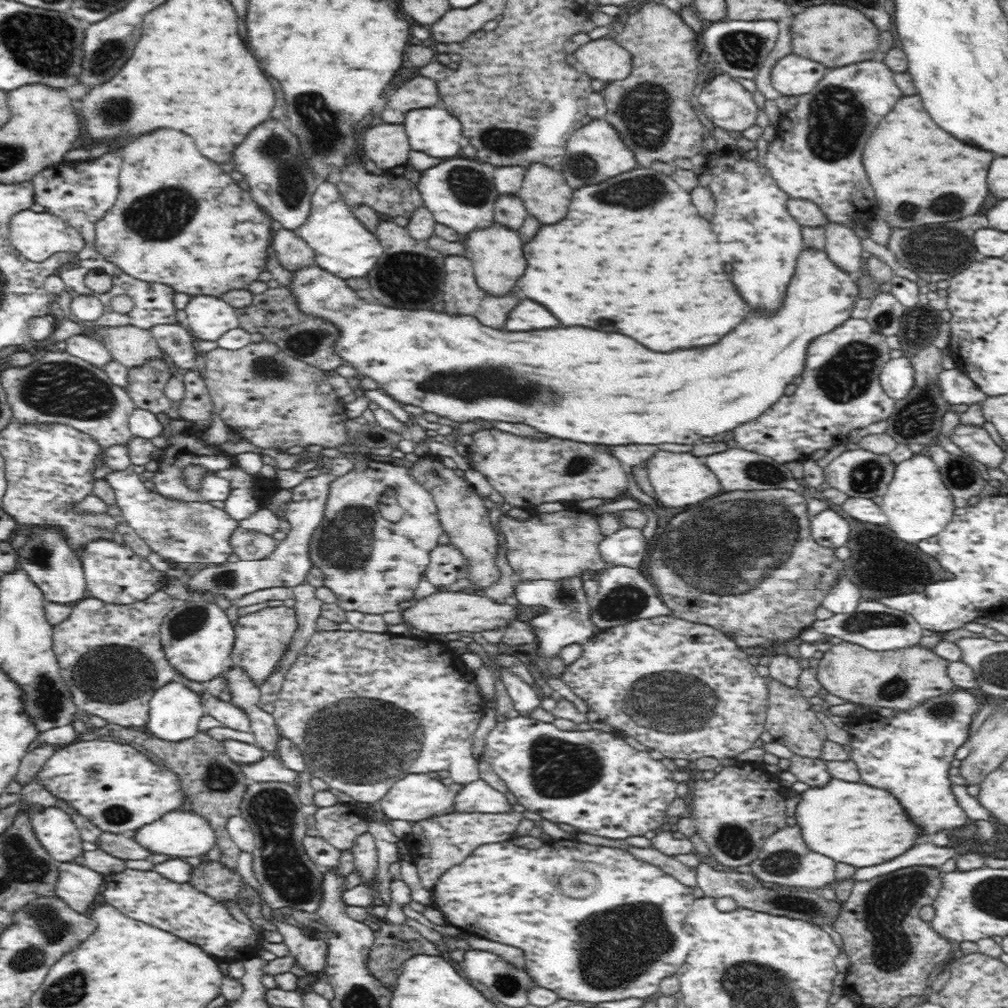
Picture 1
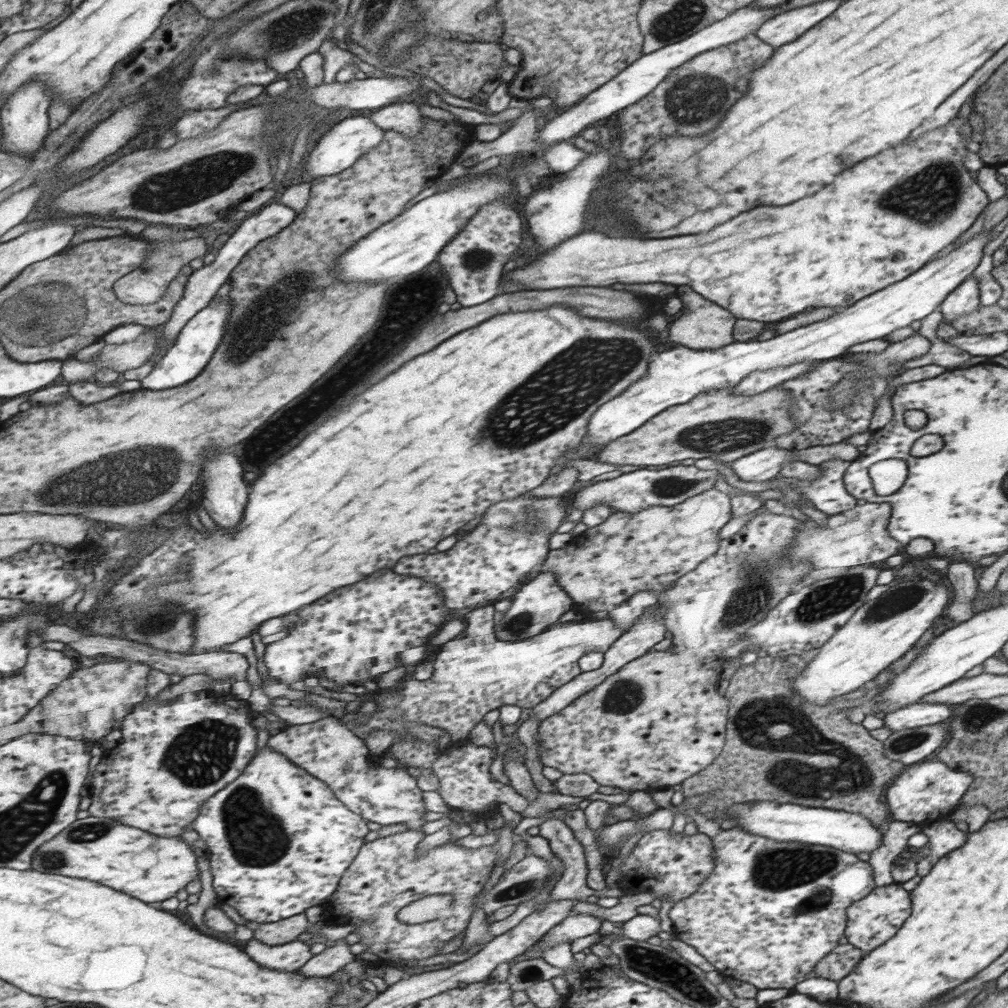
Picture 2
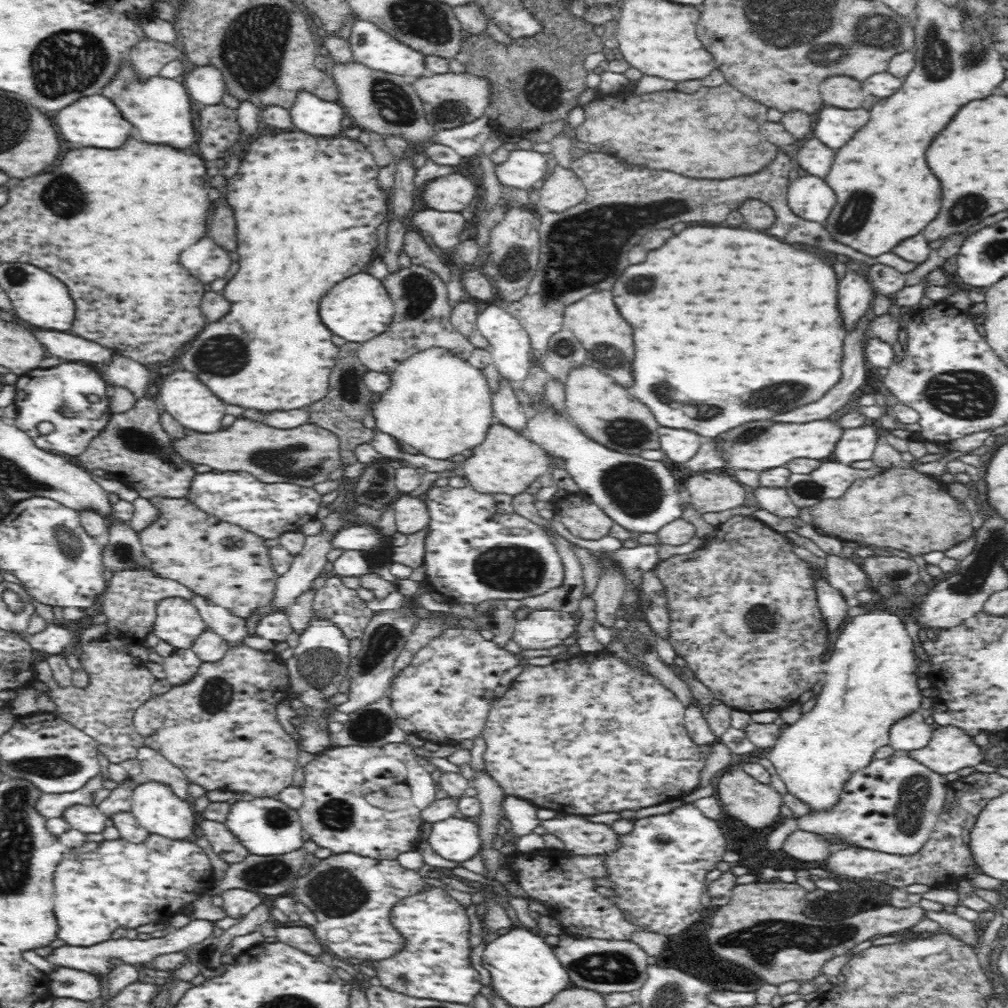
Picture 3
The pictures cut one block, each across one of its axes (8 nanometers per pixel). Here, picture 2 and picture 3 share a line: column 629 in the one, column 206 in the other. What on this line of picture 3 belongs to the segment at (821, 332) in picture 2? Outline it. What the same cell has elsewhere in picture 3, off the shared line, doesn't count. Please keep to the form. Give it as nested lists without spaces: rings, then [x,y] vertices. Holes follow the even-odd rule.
[[[173,372],[166,375],[156,399],[165,412],[177,421],[185,430],[195,431],[201,435],[216,433],[221,428],[221,421],[225,416],[226,407],[220,399],[213,396],[207,387],[191,372]]]

